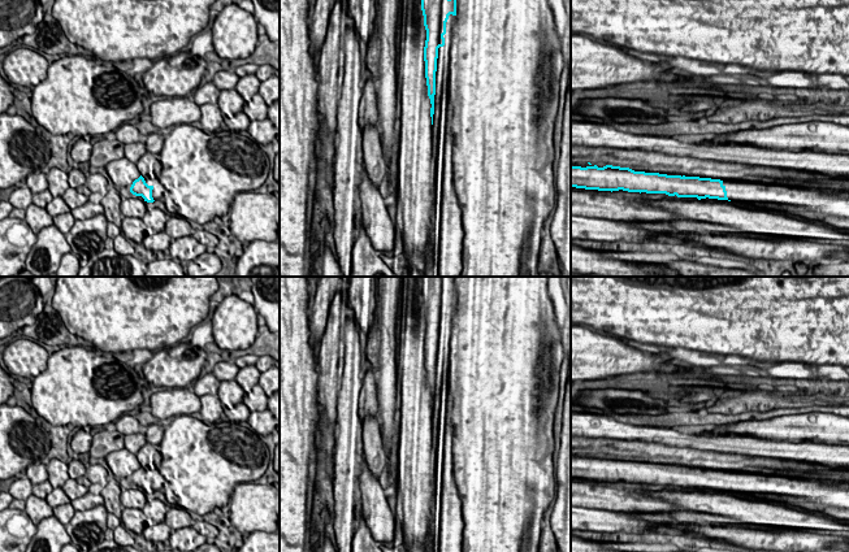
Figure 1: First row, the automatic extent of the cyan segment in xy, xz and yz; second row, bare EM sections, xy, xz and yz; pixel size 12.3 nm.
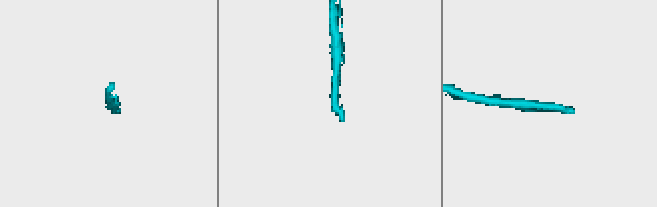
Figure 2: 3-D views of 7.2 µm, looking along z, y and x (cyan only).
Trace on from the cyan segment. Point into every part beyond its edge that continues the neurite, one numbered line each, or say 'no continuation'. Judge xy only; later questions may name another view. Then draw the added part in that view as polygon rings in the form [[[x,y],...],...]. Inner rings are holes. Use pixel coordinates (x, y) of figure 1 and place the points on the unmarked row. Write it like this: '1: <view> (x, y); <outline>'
1: xy (157, 483); [[[157,451],[156,455],[153,457],[150,457],[148,458],[148,464],[150,464],[150,468],[148,469],[144,469],[146,474],[148,477],[152,477],[153,481],[152,481],[152,488],[153,491],[159,491],[164,487],[164,482],[165,482],[165,478],[160,474],[157,466],[161,465],[161,455],[160,452]]]

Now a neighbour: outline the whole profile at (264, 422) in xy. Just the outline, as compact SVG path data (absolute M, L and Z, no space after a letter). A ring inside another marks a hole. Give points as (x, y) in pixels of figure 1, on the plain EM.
M268 408L263 412L251 412L247 422L257 435L268 435L277 426L277 418Z

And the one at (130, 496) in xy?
M125 487L120 495L122 508L137 508L142 510L147 503L146 494L137 487Z

